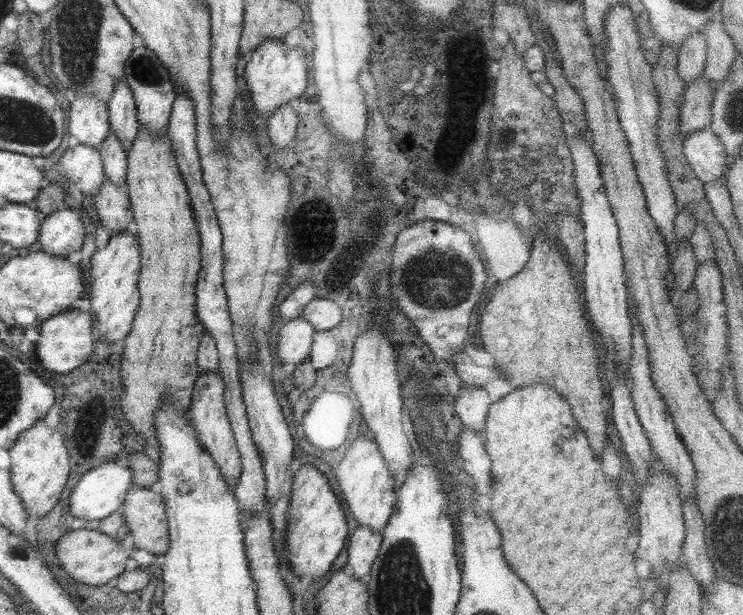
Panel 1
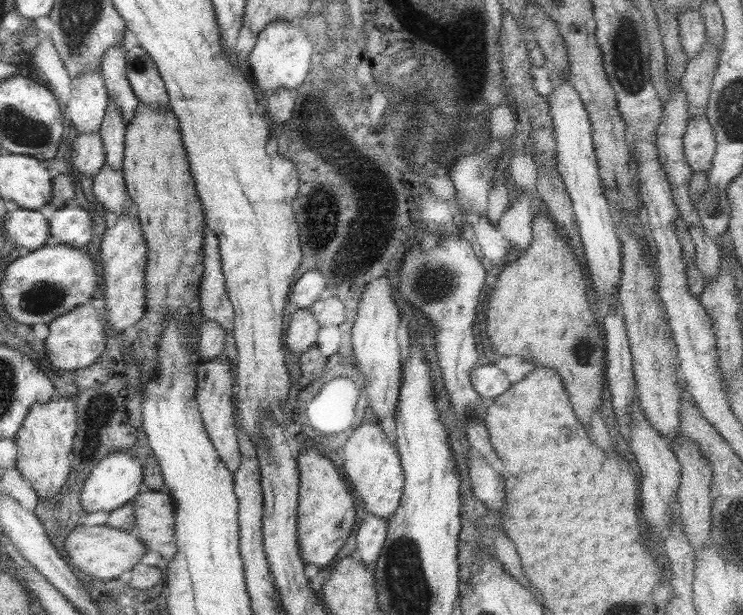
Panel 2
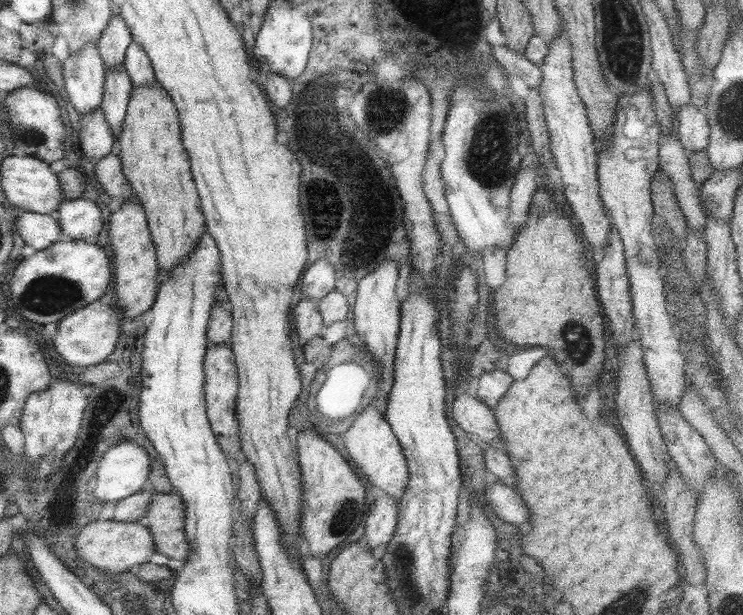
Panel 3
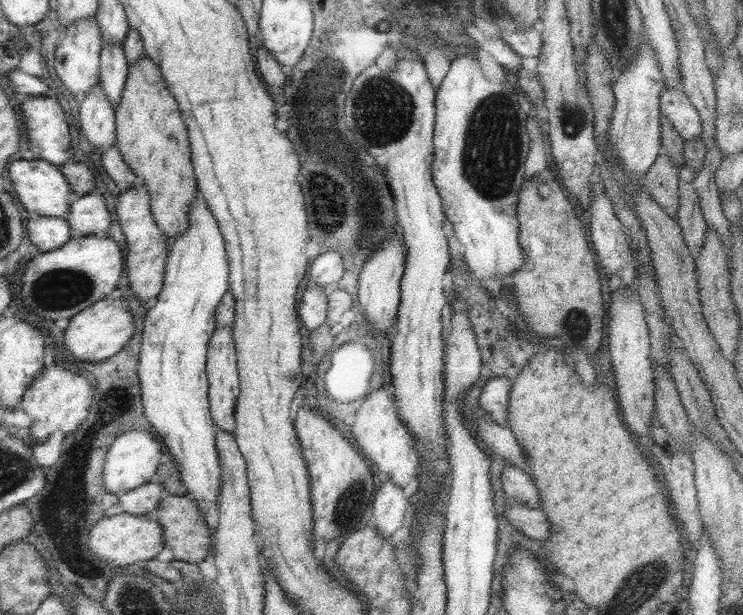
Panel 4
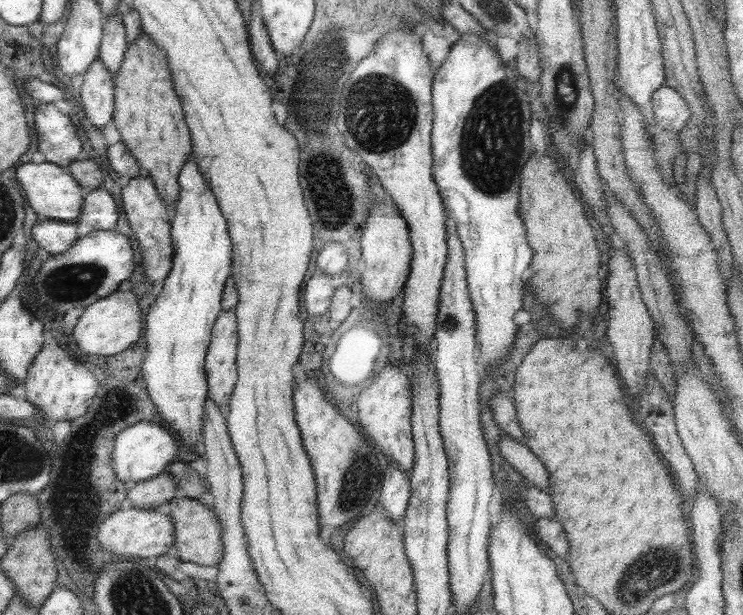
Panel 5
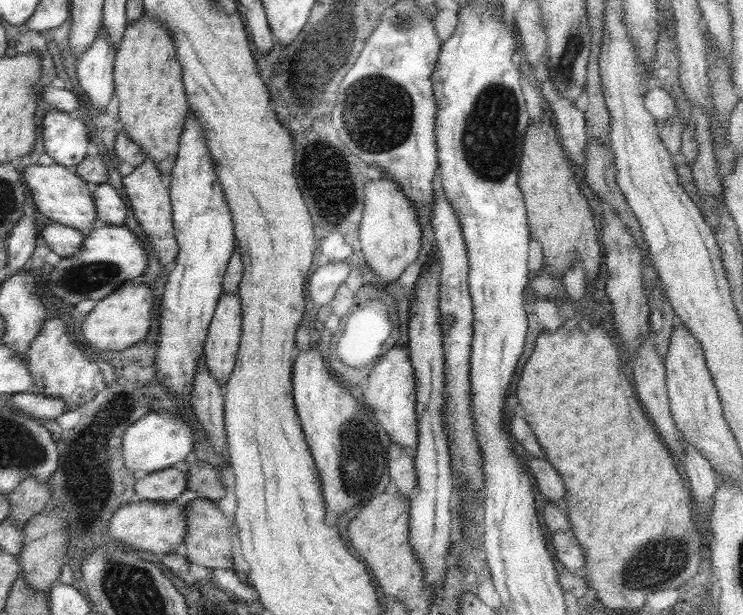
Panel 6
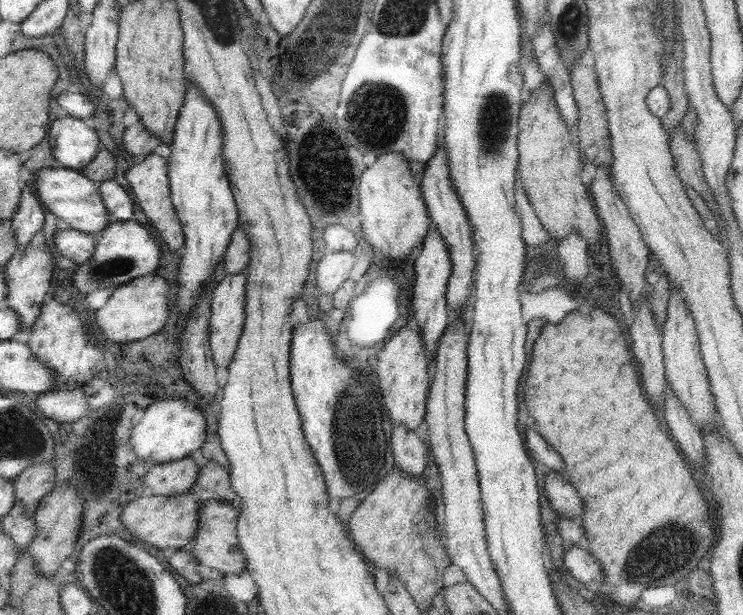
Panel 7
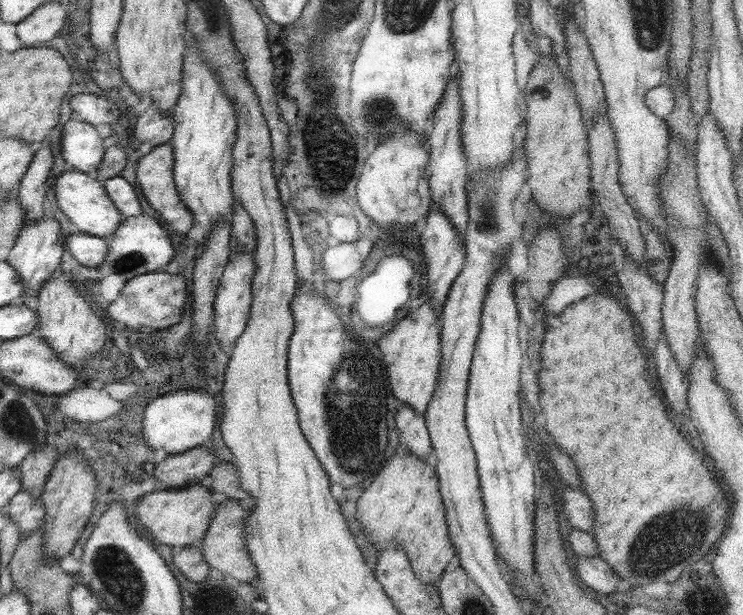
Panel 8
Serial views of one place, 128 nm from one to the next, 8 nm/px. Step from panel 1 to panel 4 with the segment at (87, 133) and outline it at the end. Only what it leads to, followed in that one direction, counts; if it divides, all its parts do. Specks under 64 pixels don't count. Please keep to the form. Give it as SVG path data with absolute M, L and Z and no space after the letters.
M84 18L72 22L65 29L65 36L54 50L55 73L75 100L83 98L99 83L99 51L102 45L97 23L93 18Z

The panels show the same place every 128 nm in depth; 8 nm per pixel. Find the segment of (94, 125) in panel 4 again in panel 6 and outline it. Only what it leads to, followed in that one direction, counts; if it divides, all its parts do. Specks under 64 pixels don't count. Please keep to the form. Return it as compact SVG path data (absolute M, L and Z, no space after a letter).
M104 29L98 30L92 45L80 56L73 68L77 68L77 84L87 96L89 104L99 111L105 110L114 92L112 63L115 48L110 45Z

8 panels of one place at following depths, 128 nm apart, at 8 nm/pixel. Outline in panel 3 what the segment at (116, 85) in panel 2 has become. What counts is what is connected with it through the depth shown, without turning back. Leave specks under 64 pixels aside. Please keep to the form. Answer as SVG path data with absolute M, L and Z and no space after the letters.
M112 14L96 42L97 52L103 60L105 71L123 63L124 52L131 40L129 29L123 19L117 14Z

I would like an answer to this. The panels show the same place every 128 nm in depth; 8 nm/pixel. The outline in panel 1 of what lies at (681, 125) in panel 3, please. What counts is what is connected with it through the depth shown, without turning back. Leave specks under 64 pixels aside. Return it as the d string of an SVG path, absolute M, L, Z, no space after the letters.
M708 127L685 137L682 141L682 154L699 182L713 182L724 175L725 150Z

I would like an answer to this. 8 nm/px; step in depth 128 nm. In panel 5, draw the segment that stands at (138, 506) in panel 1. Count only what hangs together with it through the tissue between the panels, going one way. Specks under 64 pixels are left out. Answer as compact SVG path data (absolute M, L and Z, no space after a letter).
M171 497L169 518L172 522L172 540L177 559L181 562L191 562L197 566L217 566L223 549L221 549L220 526L212 509L199 503L196 499L187 497Z

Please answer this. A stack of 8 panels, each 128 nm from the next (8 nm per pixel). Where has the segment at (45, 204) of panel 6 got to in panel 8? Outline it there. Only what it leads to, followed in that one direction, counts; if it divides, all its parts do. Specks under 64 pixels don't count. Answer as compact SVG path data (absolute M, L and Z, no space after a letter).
M71 170L61 172L53 178L53 198L55 206L67 217L67 220L85 235L109 239L116 226L121 222L121 215L107 196L101 182L85 173Z

